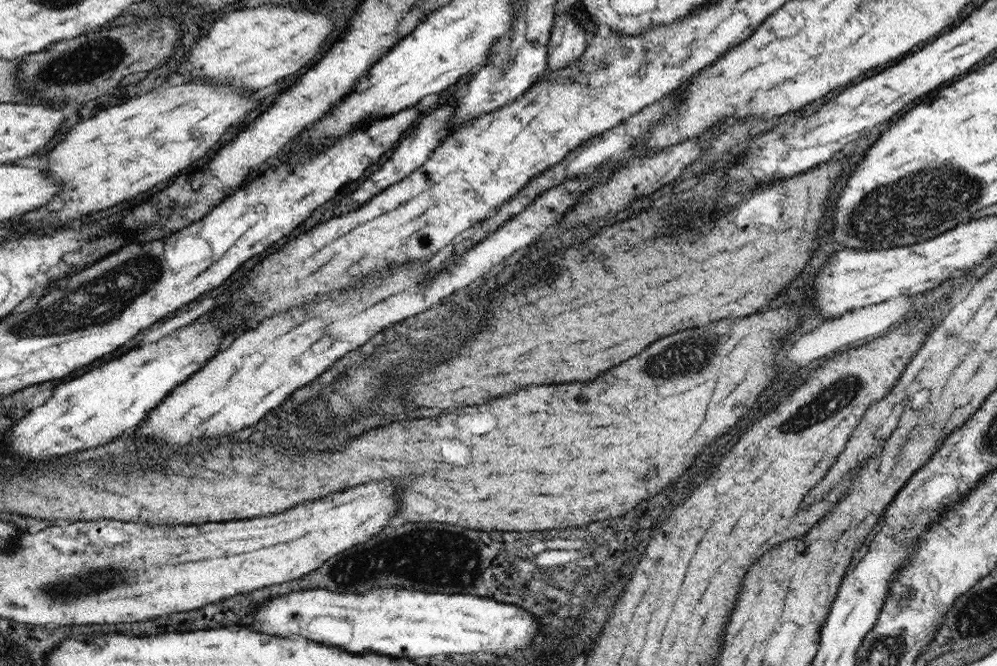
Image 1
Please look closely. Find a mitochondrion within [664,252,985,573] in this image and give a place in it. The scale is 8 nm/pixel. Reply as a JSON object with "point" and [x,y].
{"point":[832,400]}

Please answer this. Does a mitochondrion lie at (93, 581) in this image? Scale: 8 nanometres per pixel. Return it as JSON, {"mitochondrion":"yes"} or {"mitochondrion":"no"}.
{"mitochondrion":"yes"}

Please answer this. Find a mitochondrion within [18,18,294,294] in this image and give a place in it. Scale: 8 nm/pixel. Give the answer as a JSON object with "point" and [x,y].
{"point":[71,65]}

